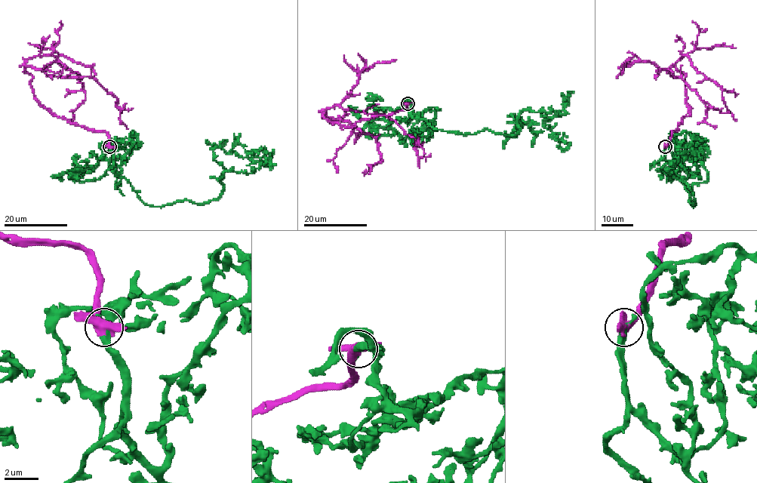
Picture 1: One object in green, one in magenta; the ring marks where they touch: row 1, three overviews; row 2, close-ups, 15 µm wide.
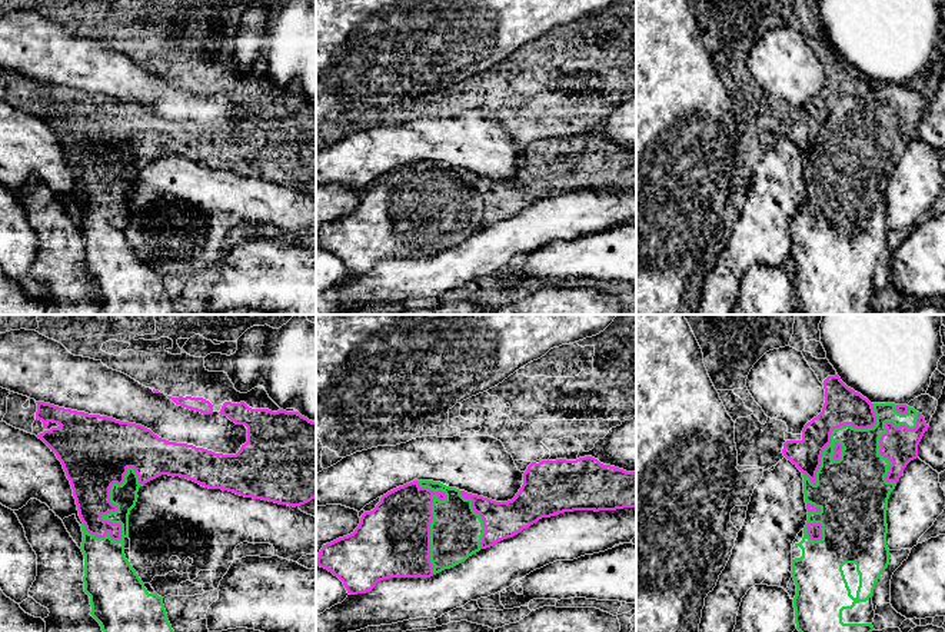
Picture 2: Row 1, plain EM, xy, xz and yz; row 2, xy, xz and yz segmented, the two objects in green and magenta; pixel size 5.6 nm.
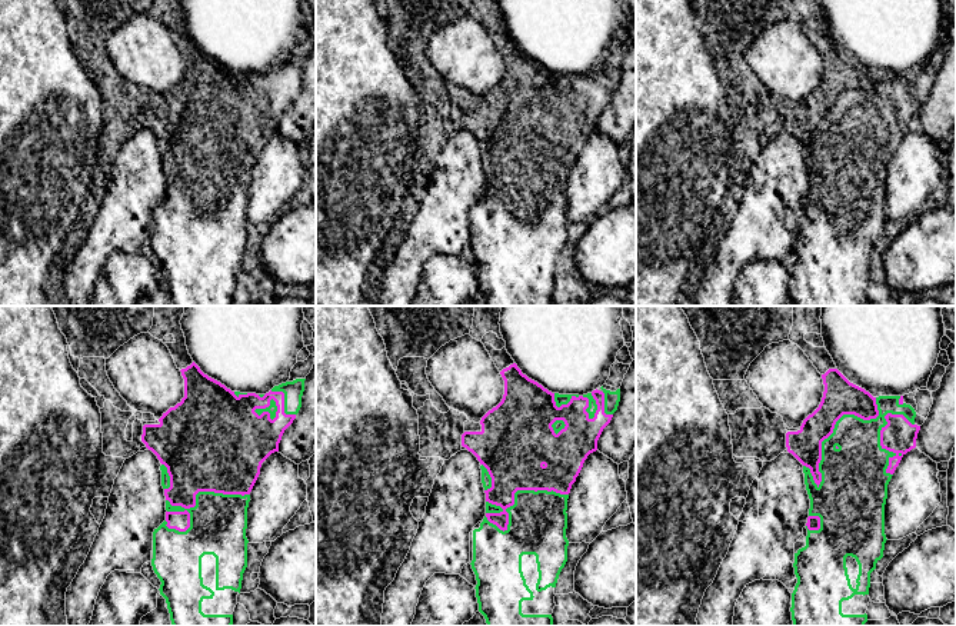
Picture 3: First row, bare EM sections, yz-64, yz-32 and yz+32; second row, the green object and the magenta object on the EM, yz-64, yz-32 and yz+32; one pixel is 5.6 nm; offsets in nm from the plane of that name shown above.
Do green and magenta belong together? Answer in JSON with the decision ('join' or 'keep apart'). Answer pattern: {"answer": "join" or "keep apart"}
{"answer": "join"}

